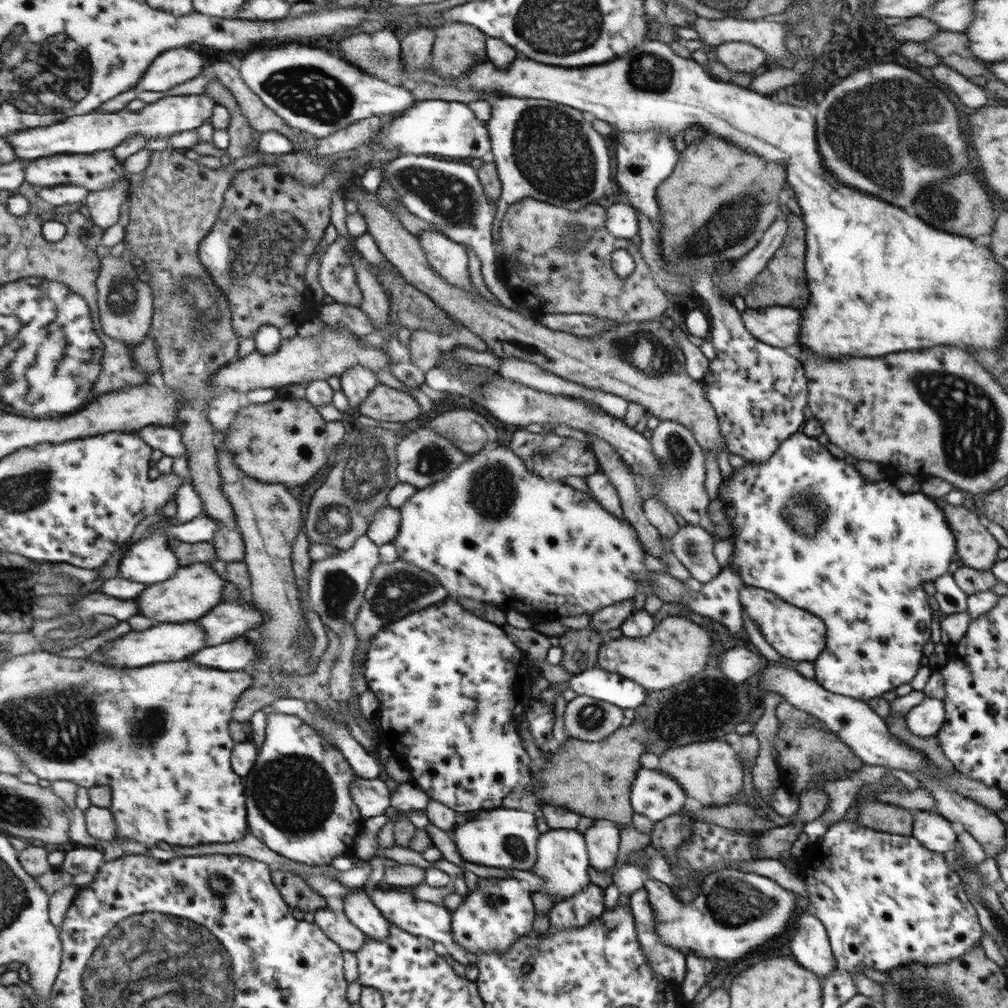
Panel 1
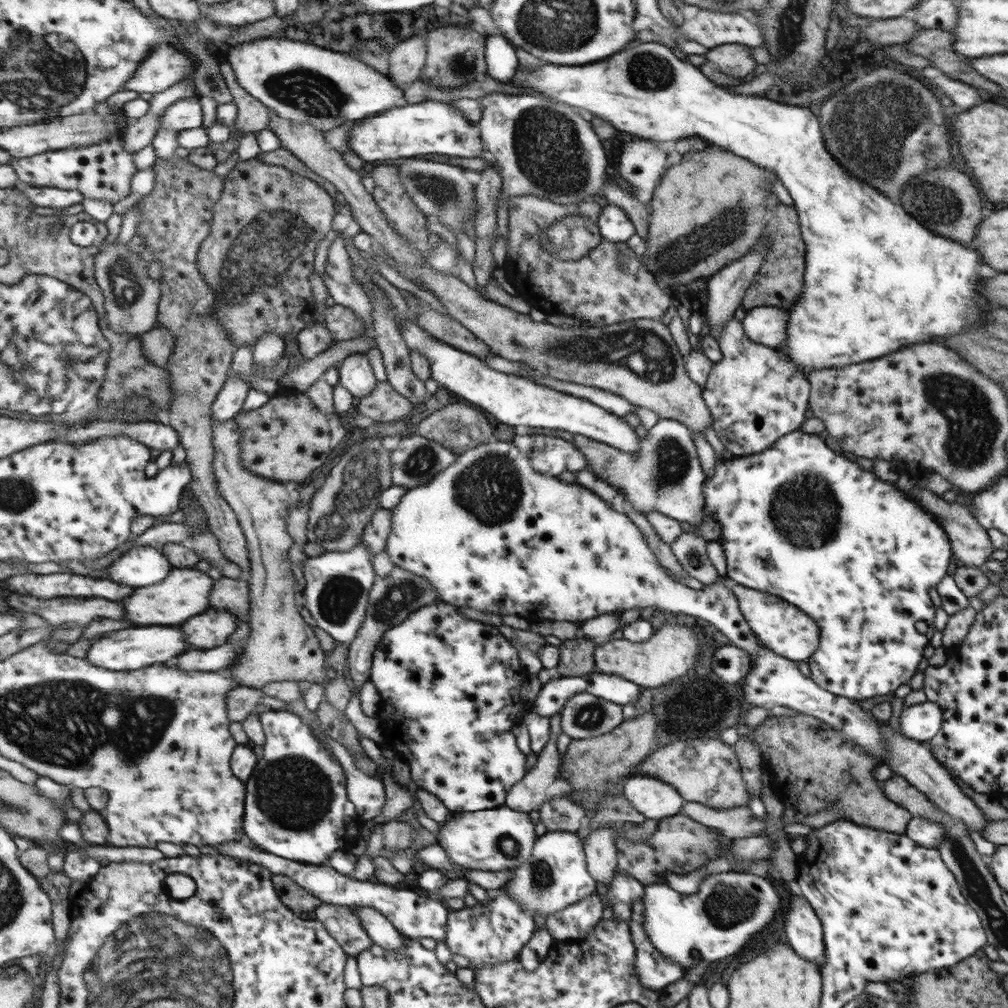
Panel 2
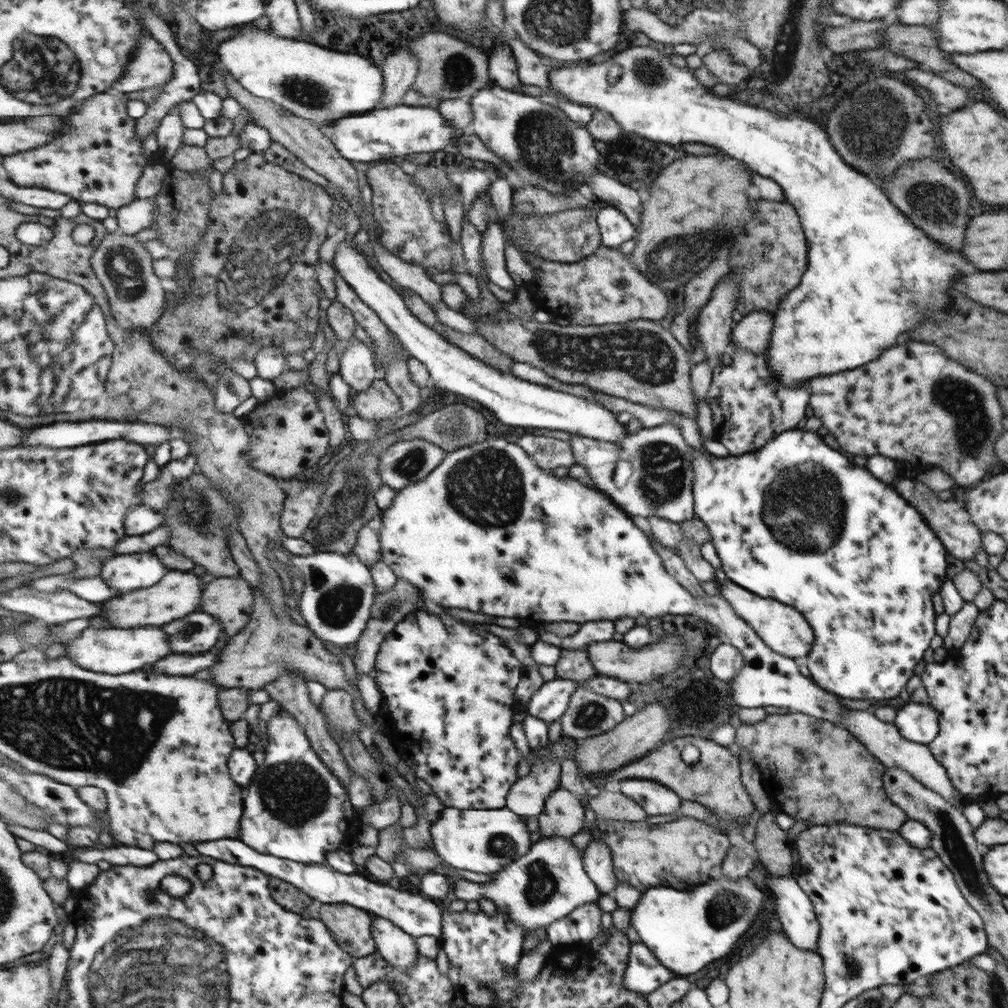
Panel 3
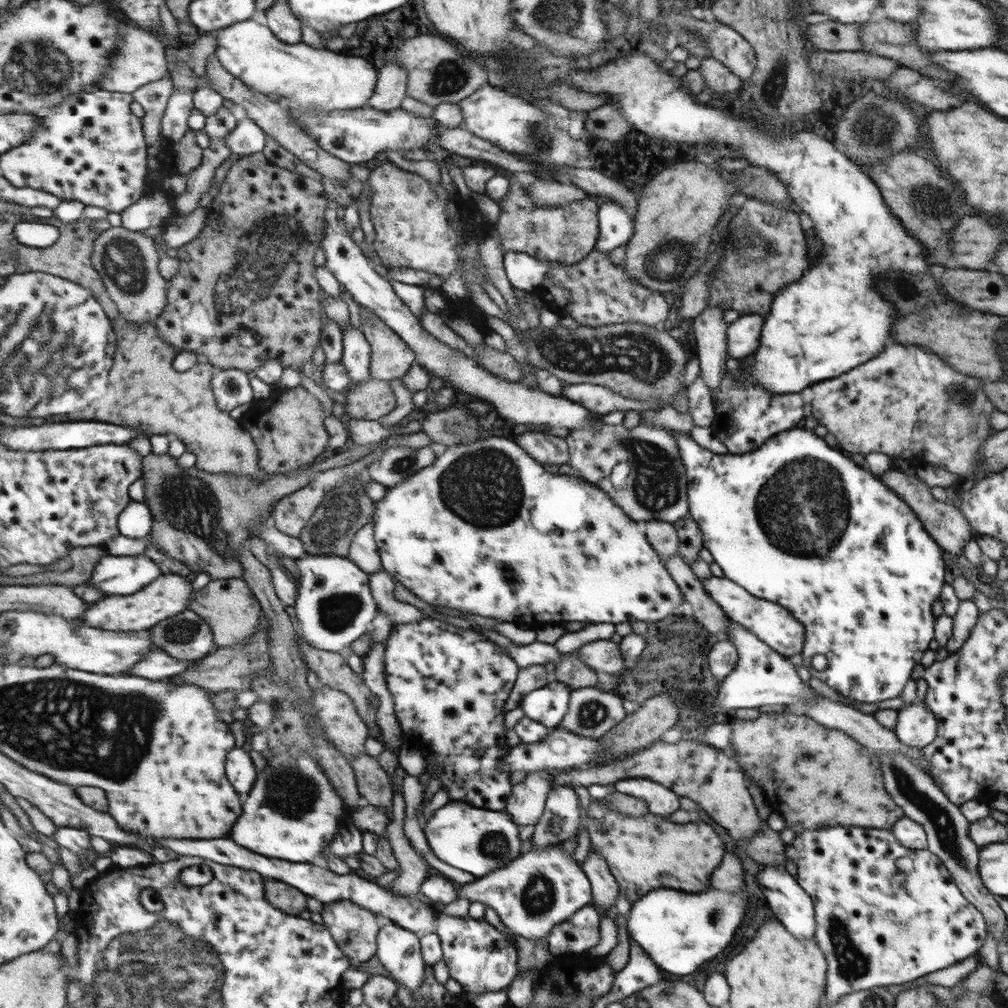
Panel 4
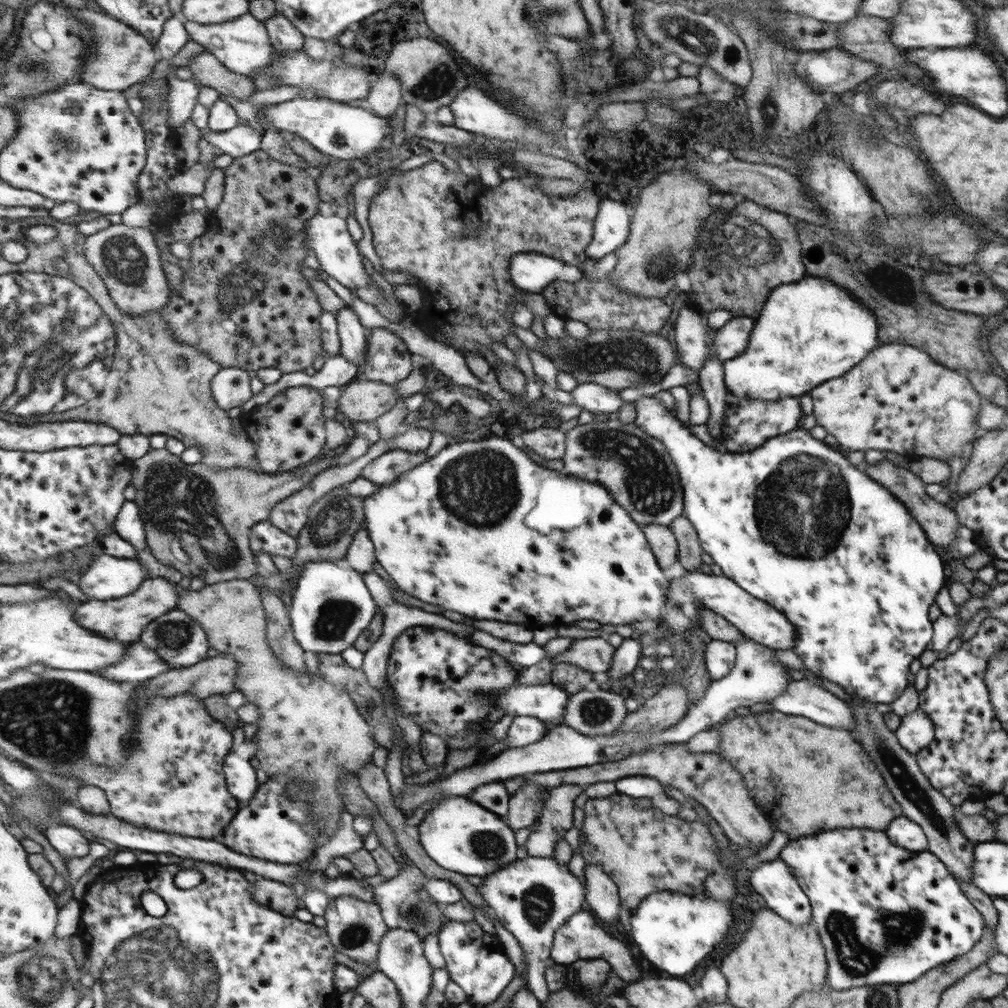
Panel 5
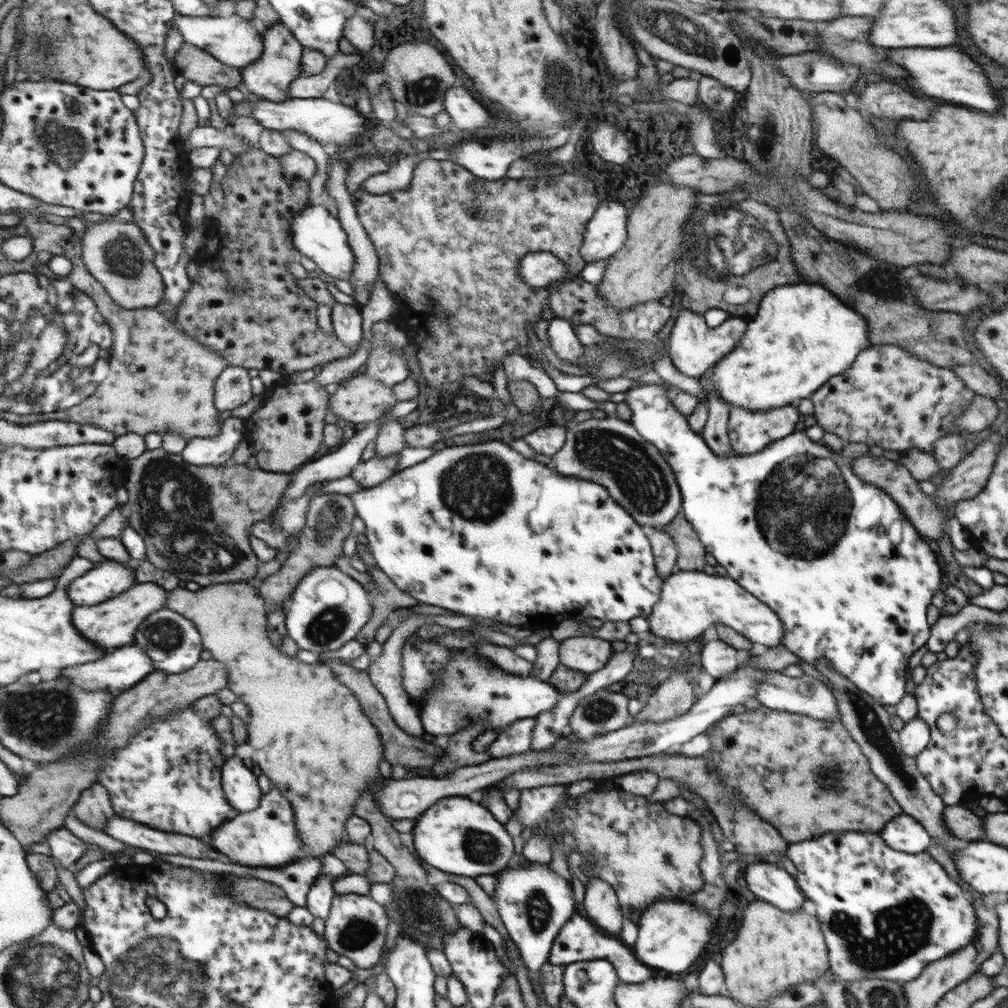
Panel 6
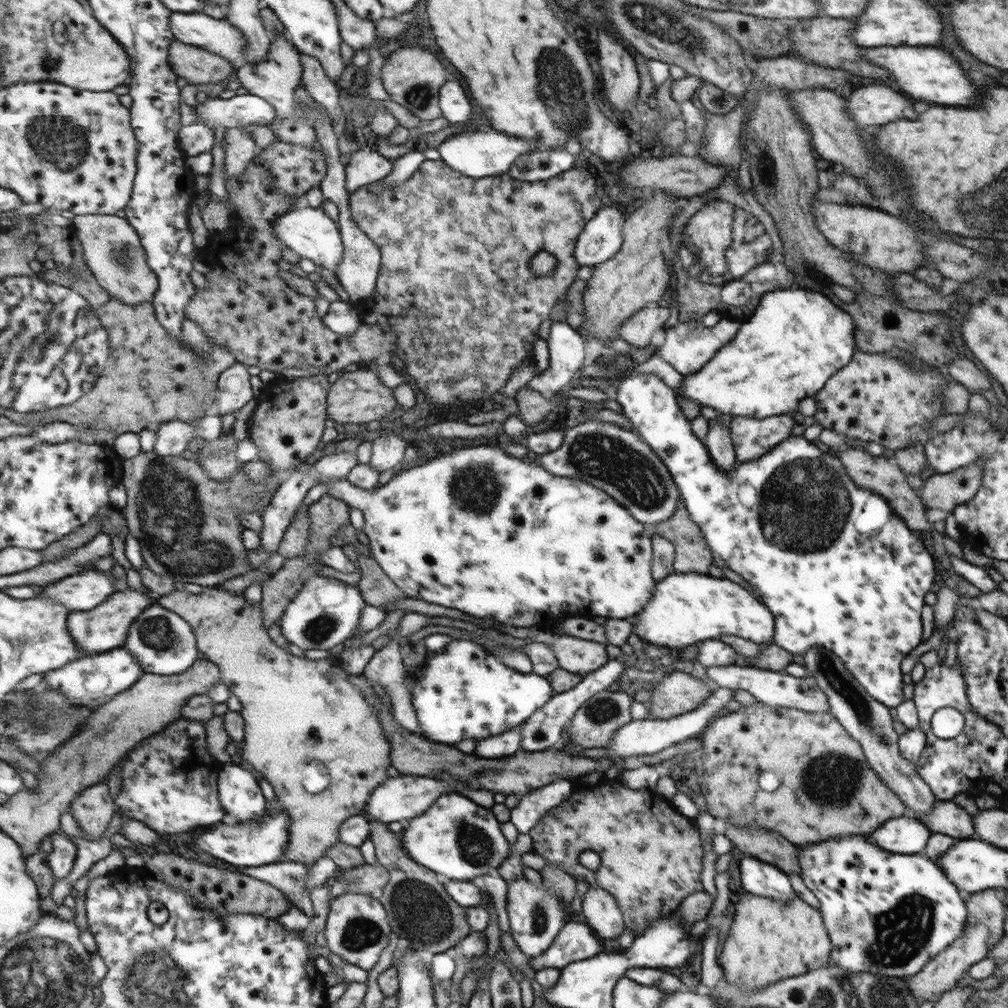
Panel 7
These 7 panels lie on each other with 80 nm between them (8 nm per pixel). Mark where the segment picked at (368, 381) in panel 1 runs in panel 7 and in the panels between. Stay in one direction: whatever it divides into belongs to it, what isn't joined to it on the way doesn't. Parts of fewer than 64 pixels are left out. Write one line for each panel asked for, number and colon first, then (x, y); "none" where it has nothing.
2: (356, 374)
3: (357, 364)
4: (357, 357)
5: (355, 346)
6: (348, 323)
7: (343, 317)

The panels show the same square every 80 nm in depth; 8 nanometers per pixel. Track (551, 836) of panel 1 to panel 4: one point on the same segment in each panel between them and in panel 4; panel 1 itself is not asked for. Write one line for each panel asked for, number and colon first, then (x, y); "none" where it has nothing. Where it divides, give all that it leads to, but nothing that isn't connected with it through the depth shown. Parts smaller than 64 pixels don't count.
2: (554, 876)
3: (548, 881)
4: (543, 887)

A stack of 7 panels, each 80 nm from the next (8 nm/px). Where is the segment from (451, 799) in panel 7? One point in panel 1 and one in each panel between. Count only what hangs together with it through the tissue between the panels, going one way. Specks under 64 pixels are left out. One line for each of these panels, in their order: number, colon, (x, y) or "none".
1: (500, 838)
2: (494, 839)
3: (482, 840)
4: (476, 840)
5: (459, 835)
6: (457, 836)

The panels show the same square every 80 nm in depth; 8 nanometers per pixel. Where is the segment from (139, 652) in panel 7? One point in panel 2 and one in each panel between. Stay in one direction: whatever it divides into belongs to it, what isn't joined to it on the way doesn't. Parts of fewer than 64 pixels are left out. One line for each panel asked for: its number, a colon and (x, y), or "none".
2: (209, 630)
3: (197, 633)
4: (187, 636)
5: (178, 638)
6: (171, 640)

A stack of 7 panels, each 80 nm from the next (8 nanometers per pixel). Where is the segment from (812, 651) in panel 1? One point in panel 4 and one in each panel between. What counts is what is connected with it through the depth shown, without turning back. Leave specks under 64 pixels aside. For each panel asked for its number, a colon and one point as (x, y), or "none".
2: (785, 630)
3: (784, 629)
4: (775, 626)

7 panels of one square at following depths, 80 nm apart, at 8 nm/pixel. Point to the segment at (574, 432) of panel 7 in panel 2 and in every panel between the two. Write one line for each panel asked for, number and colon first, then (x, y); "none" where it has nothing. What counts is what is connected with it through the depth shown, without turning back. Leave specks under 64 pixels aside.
2: (666, 475)
3: (660, 485)
4: (655, 488)
5: (637, 470)
6: (608, 451)

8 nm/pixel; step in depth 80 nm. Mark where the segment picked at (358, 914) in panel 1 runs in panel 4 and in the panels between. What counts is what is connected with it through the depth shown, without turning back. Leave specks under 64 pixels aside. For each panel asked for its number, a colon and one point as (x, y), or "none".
2: (383, 932)
3: (399, 947)
4: (399, 949)

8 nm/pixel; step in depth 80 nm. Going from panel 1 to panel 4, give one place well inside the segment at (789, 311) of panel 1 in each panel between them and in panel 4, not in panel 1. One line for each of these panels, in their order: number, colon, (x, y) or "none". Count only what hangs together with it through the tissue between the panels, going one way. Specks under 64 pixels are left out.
2: (764, 325)
3: (752, 332)
4: (742, 335)

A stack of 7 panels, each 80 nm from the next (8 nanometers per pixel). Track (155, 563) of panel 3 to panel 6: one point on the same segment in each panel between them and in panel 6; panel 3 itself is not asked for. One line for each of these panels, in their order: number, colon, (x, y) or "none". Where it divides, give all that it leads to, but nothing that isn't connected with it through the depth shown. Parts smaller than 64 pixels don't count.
4: (115, 575)
5: (110, 577)
6: (110, 578)

